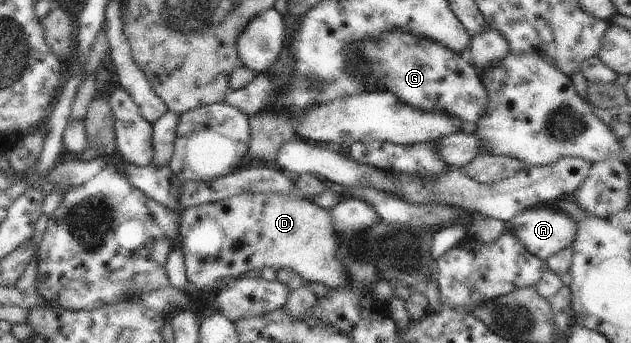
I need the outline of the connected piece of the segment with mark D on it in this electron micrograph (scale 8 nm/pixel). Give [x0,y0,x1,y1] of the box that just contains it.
[179,192,349,290]

